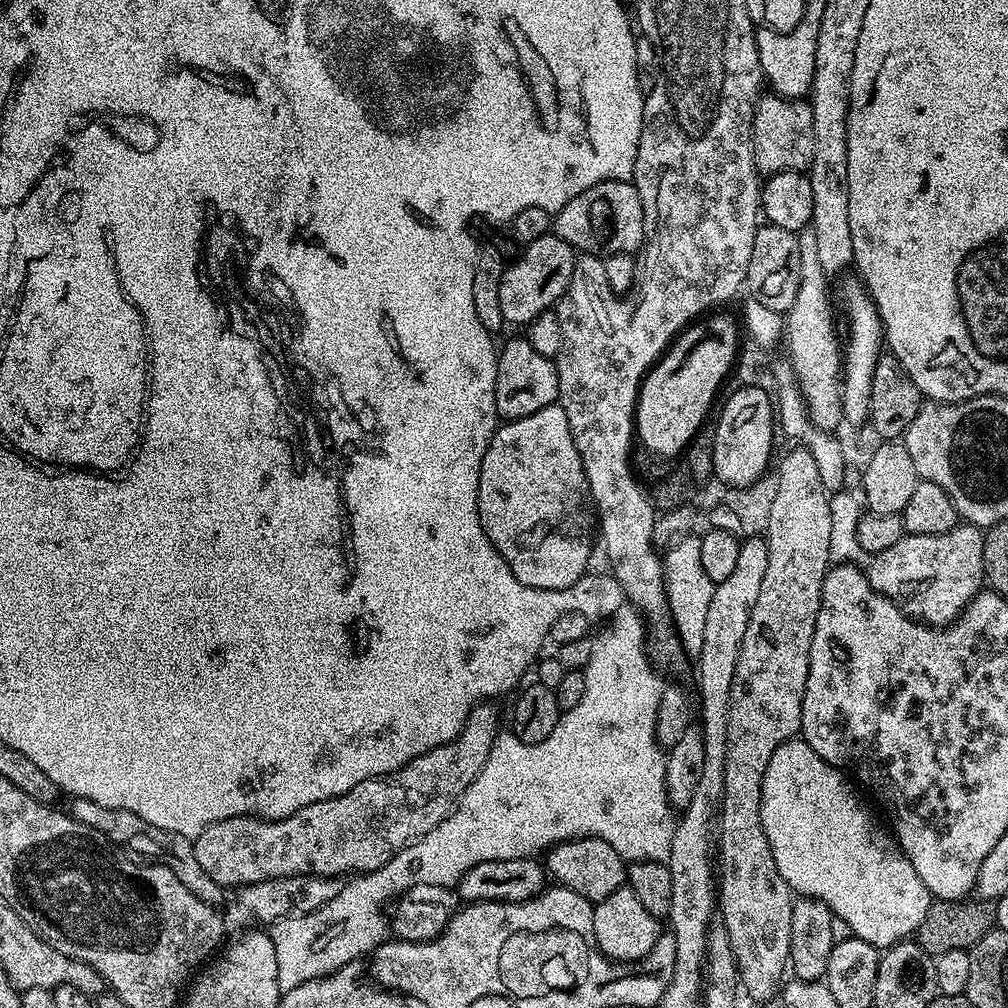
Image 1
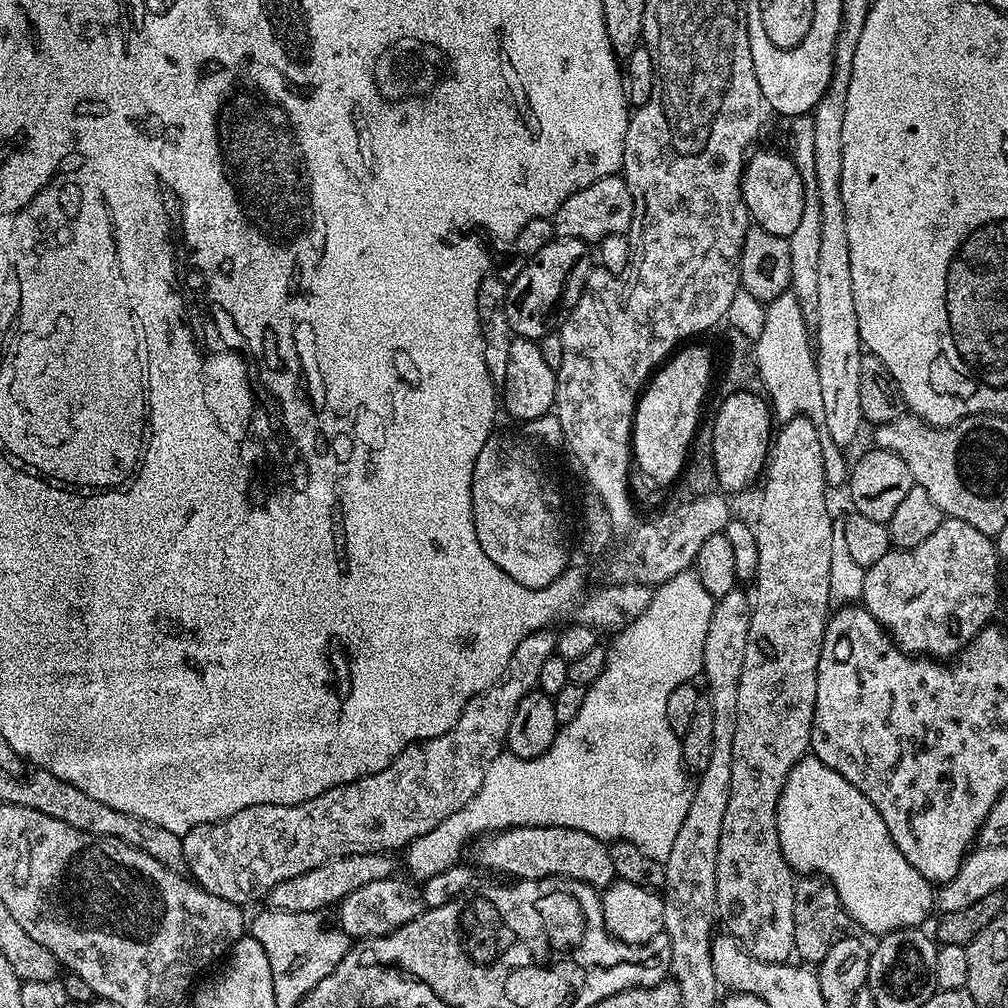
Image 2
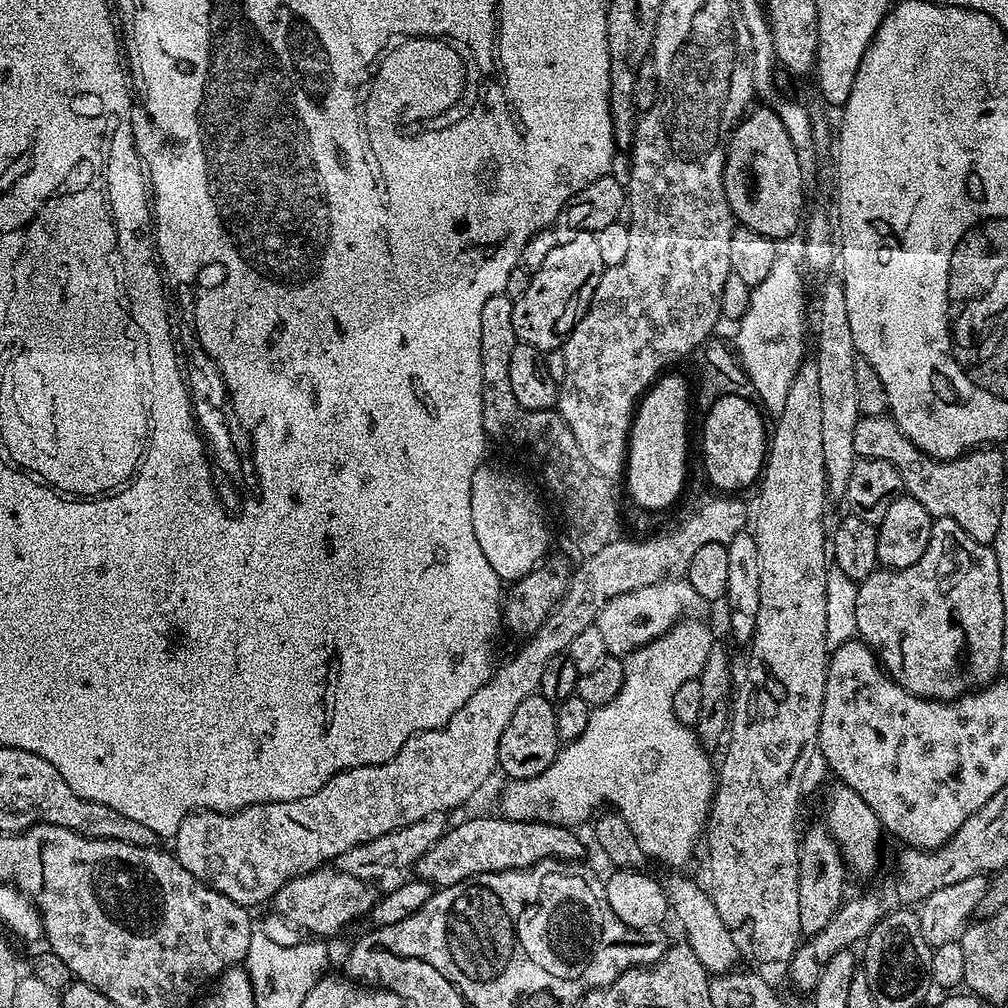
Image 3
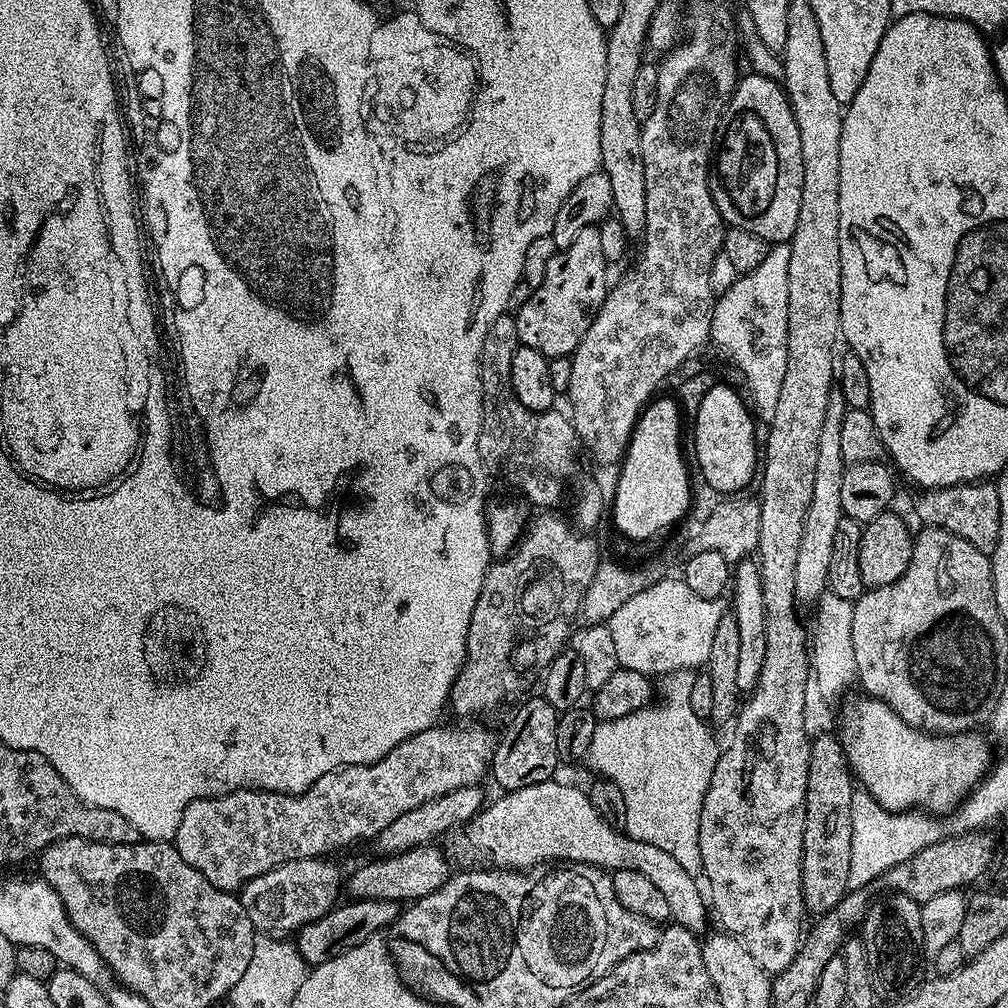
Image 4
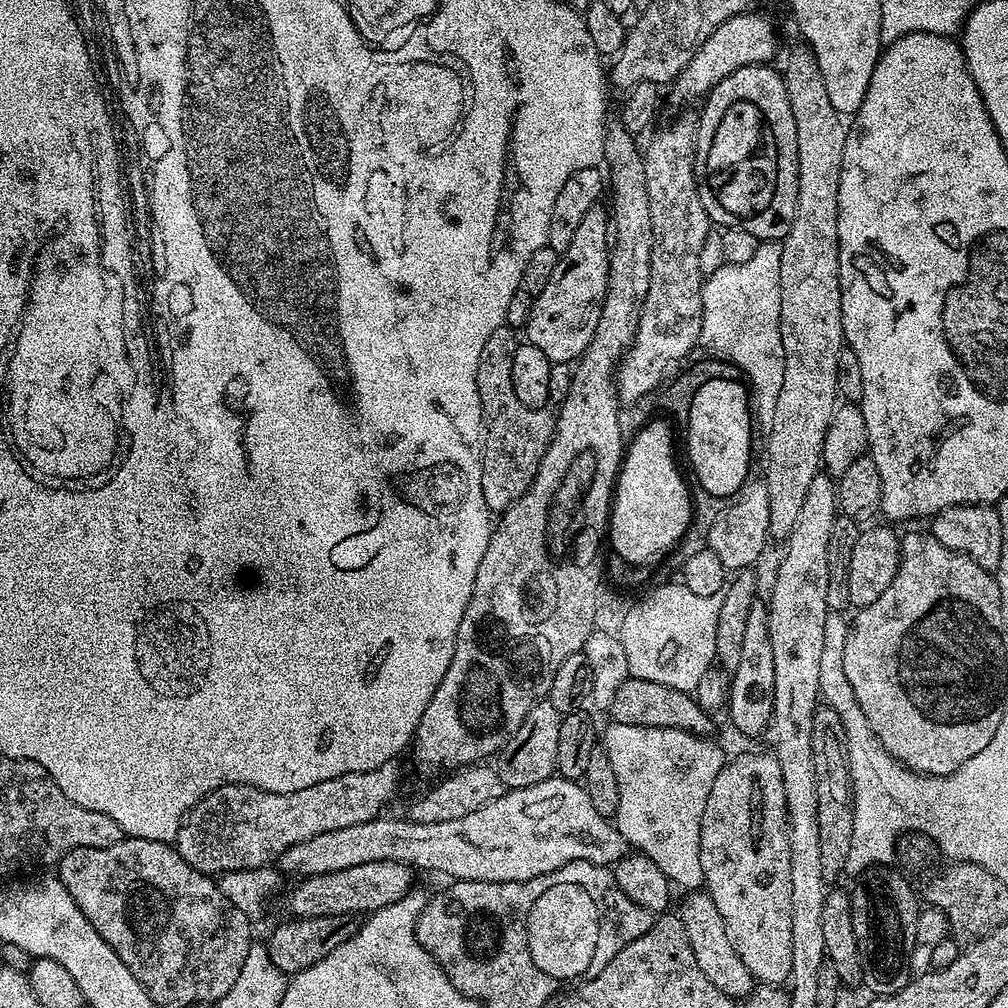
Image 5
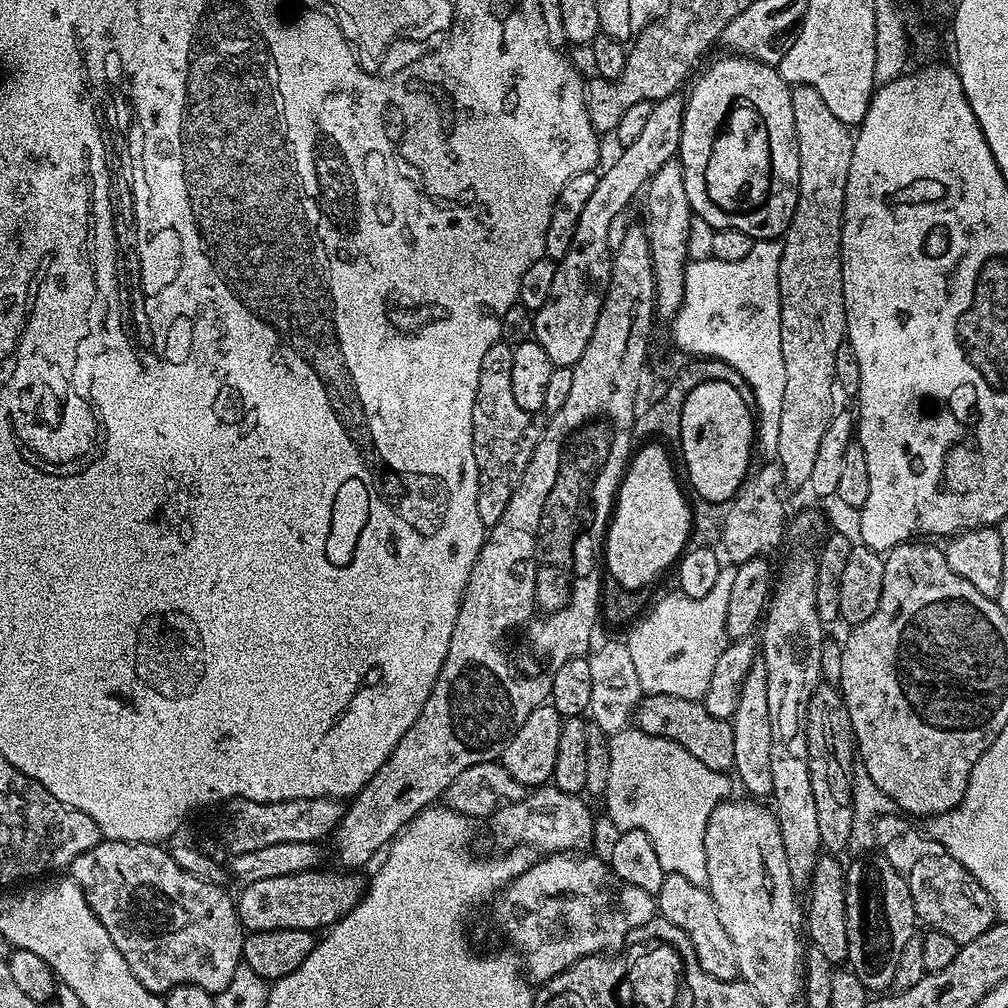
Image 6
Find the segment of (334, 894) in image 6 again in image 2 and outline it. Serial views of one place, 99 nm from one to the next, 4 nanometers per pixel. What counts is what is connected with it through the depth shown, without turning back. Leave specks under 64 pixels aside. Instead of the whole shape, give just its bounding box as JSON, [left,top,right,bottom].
[471,826,617,890]

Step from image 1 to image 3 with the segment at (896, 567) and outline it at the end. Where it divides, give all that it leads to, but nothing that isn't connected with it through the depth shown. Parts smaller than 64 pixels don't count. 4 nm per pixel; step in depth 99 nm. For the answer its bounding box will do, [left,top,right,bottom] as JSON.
[856,518,1006,700]

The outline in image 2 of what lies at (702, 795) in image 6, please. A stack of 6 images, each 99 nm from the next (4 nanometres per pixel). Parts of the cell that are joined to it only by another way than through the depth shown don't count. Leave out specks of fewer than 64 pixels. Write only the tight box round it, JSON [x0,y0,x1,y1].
[402,570,716,882]

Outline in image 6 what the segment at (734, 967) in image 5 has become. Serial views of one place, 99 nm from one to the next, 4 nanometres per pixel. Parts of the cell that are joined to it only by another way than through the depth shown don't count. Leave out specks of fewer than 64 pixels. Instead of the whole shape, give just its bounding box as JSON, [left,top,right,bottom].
[655,873,740,980]

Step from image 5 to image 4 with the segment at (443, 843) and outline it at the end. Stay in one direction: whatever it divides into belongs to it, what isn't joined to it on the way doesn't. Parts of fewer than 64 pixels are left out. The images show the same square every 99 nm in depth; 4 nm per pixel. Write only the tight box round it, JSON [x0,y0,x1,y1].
[446,778,708,934]

